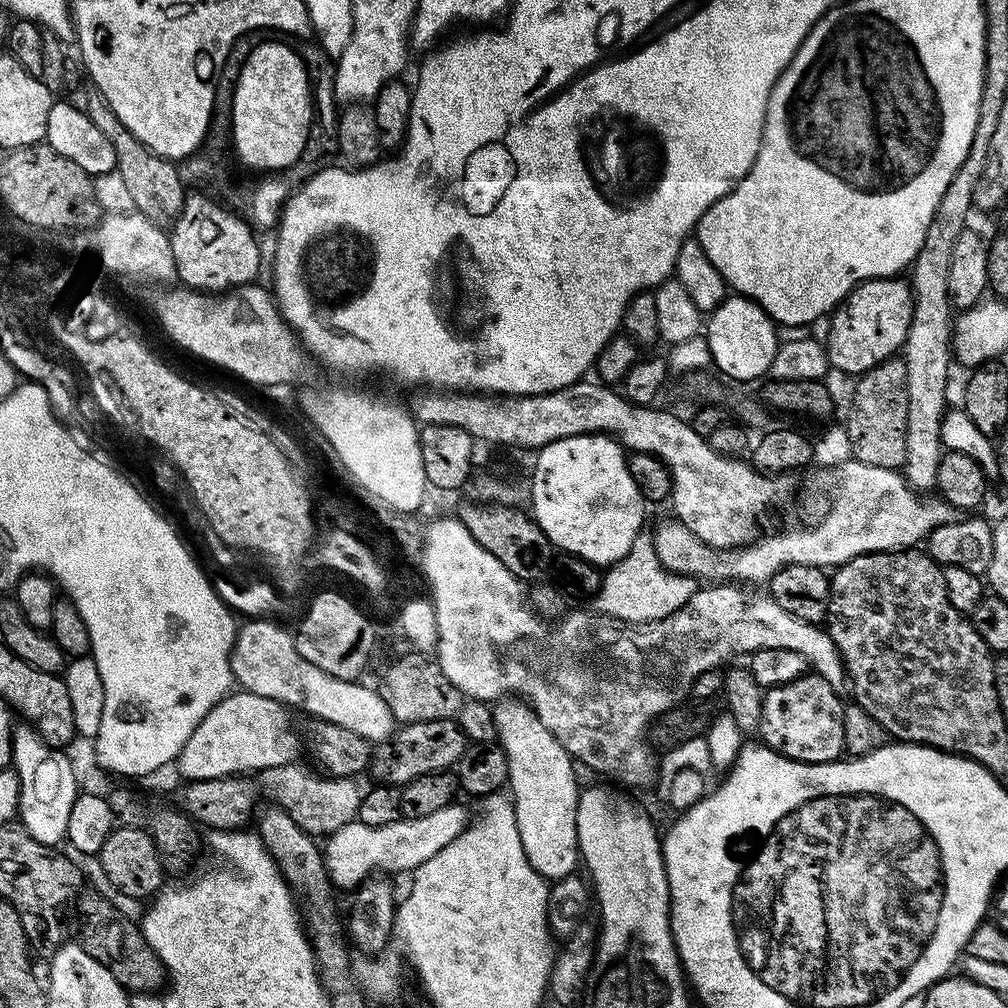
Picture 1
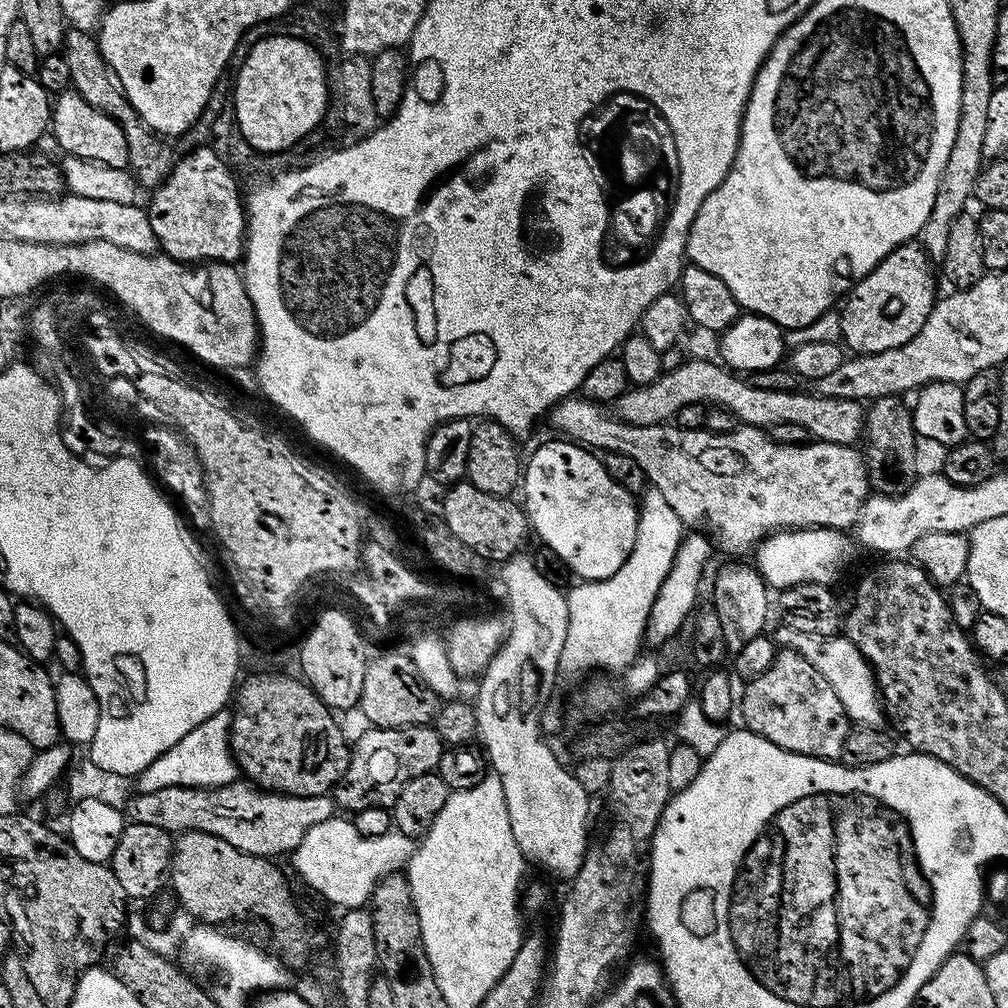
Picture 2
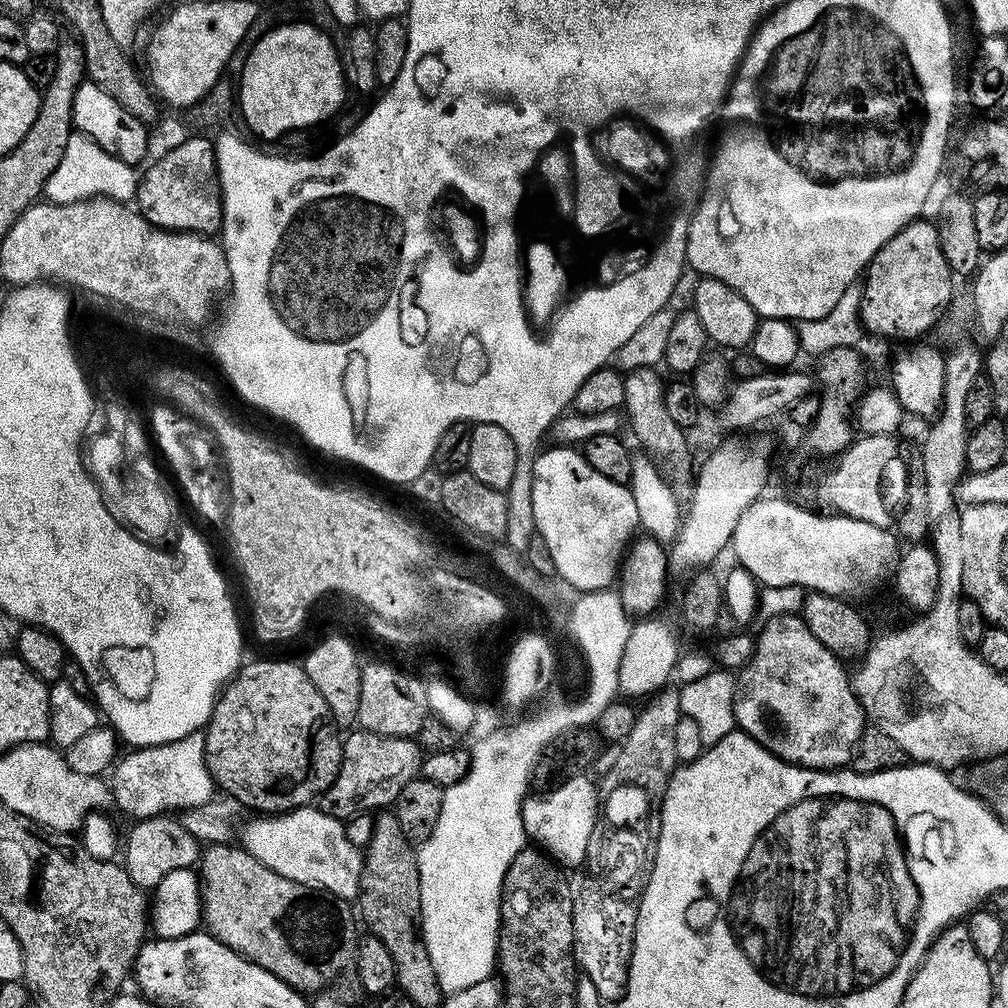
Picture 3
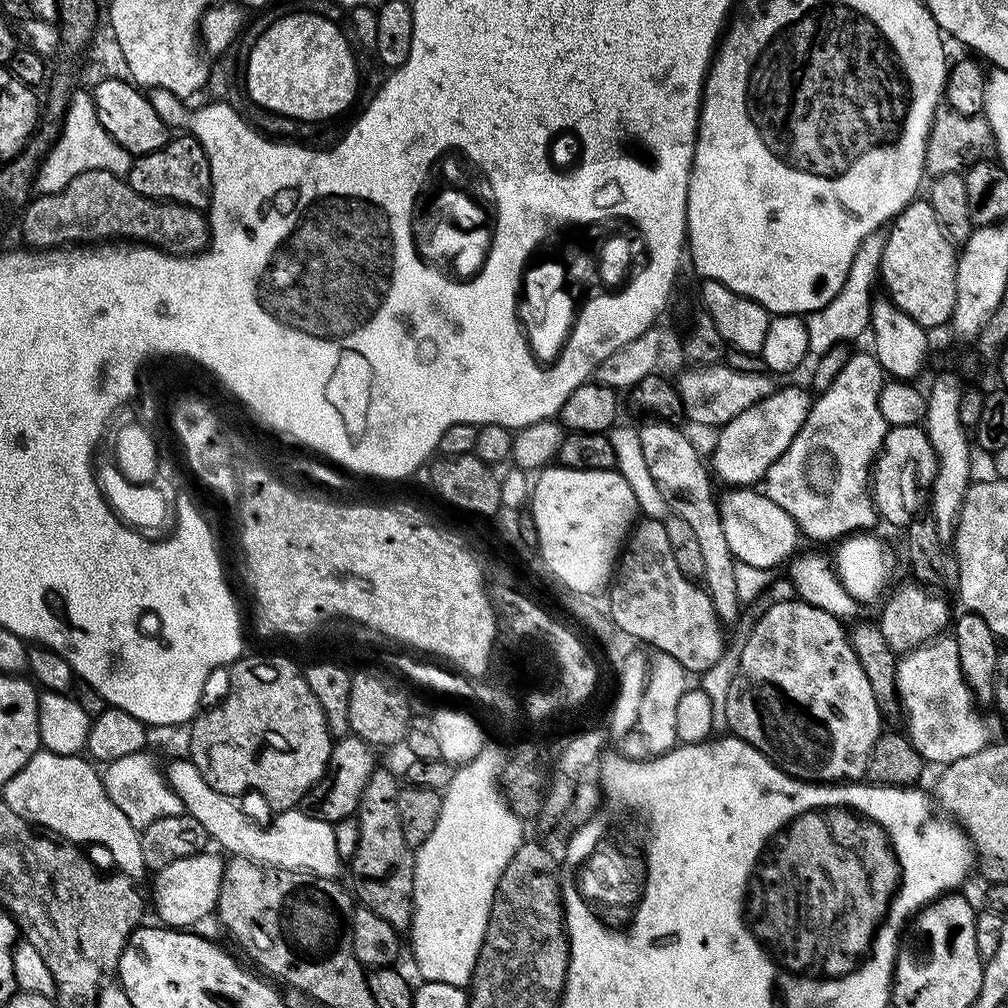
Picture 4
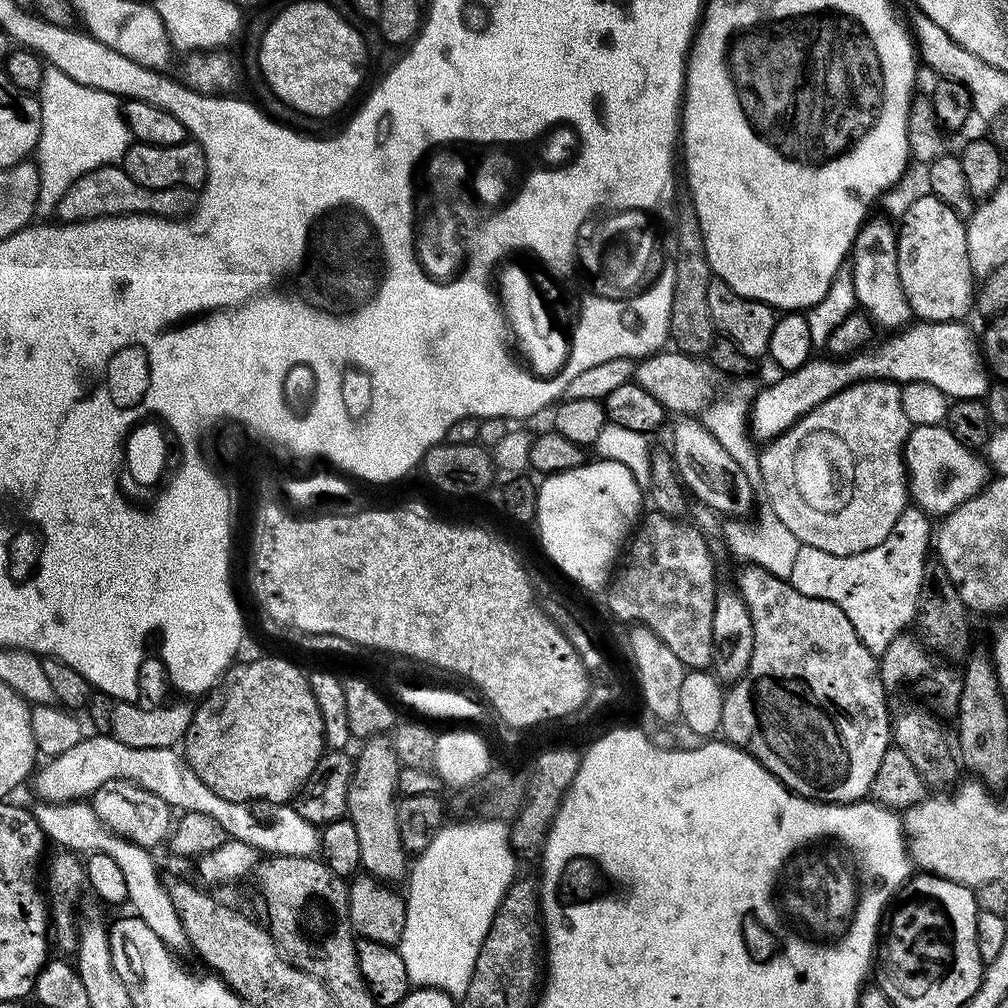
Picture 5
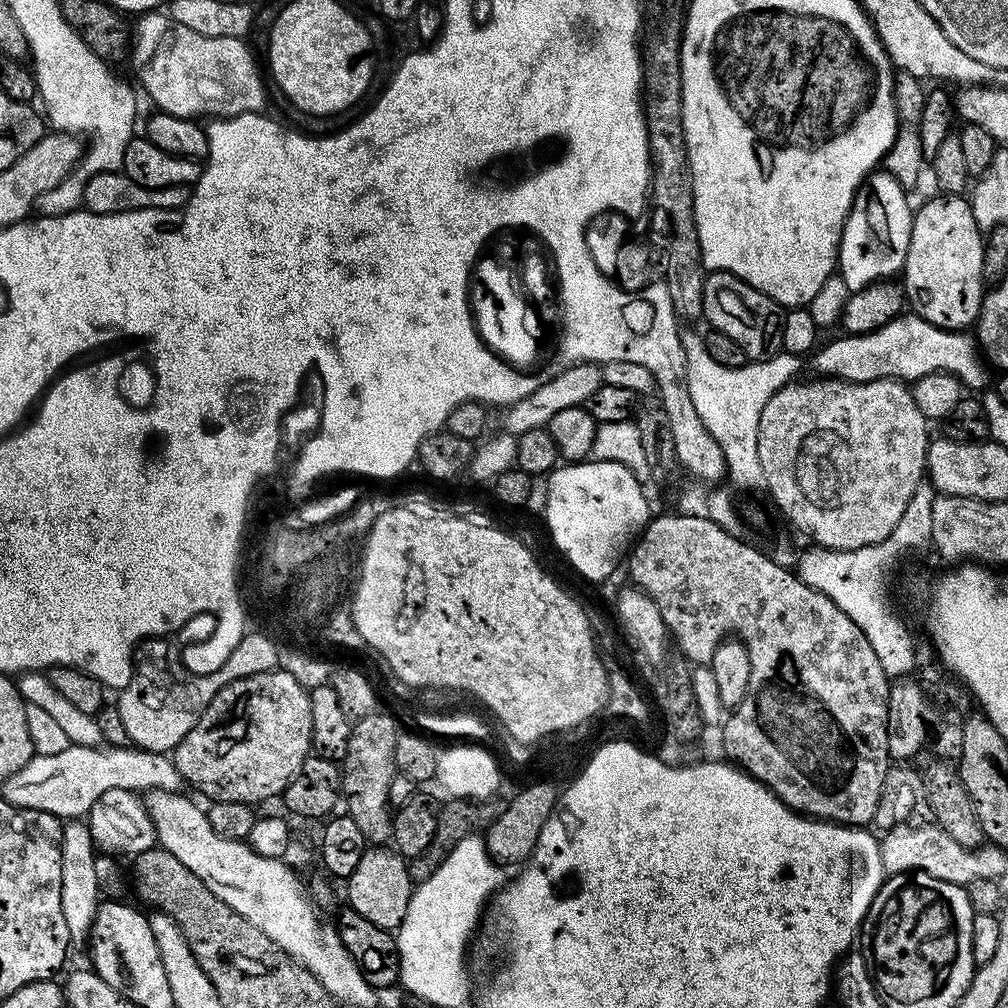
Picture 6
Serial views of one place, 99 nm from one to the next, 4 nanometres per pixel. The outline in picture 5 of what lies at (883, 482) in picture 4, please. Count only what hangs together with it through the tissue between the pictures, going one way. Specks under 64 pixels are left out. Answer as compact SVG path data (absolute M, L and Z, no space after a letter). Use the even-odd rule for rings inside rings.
M944 424L913 425L902 455L908 474L909 499L915 507L934 518L947 516L962 502L976 496L989 483L992 474L988 462L979 453L958 442Z

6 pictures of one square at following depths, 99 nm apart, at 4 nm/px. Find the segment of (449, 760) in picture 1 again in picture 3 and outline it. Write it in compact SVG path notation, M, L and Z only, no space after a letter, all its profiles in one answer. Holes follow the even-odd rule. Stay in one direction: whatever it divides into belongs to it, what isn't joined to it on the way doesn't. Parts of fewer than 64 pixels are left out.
M352 730L343 737L340 749L340 769L332 785L318 798L318 807L341 822L347 822L359 812L372 814L395 805L402 786L420 776L422 749L415 739Z

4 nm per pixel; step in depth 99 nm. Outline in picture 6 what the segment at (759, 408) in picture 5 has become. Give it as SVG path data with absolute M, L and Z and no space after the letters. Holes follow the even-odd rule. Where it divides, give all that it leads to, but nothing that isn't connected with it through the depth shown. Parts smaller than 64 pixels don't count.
M904 312L880 329L843 337L828 343L813 355L819 375L856 383L887 379L915 382L926 374L948 372L957 376L967 389L980 392L989 387L988 368L976 338L962 330L954 332L936 327L916 313Z

